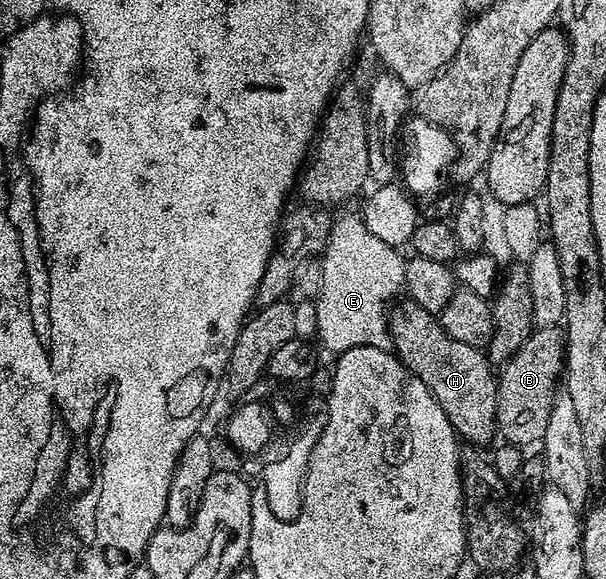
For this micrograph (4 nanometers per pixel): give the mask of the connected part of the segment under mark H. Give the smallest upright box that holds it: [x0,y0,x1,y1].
[387,298,499,446]

